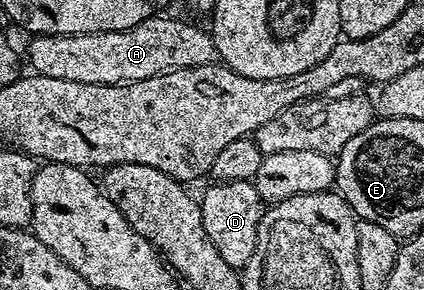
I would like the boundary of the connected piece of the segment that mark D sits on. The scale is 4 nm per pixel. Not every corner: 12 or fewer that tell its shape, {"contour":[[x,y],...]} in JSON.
{"contour":[[213,182],[202,225],[226,265],[254,257],[265,204],[255,182]]}

